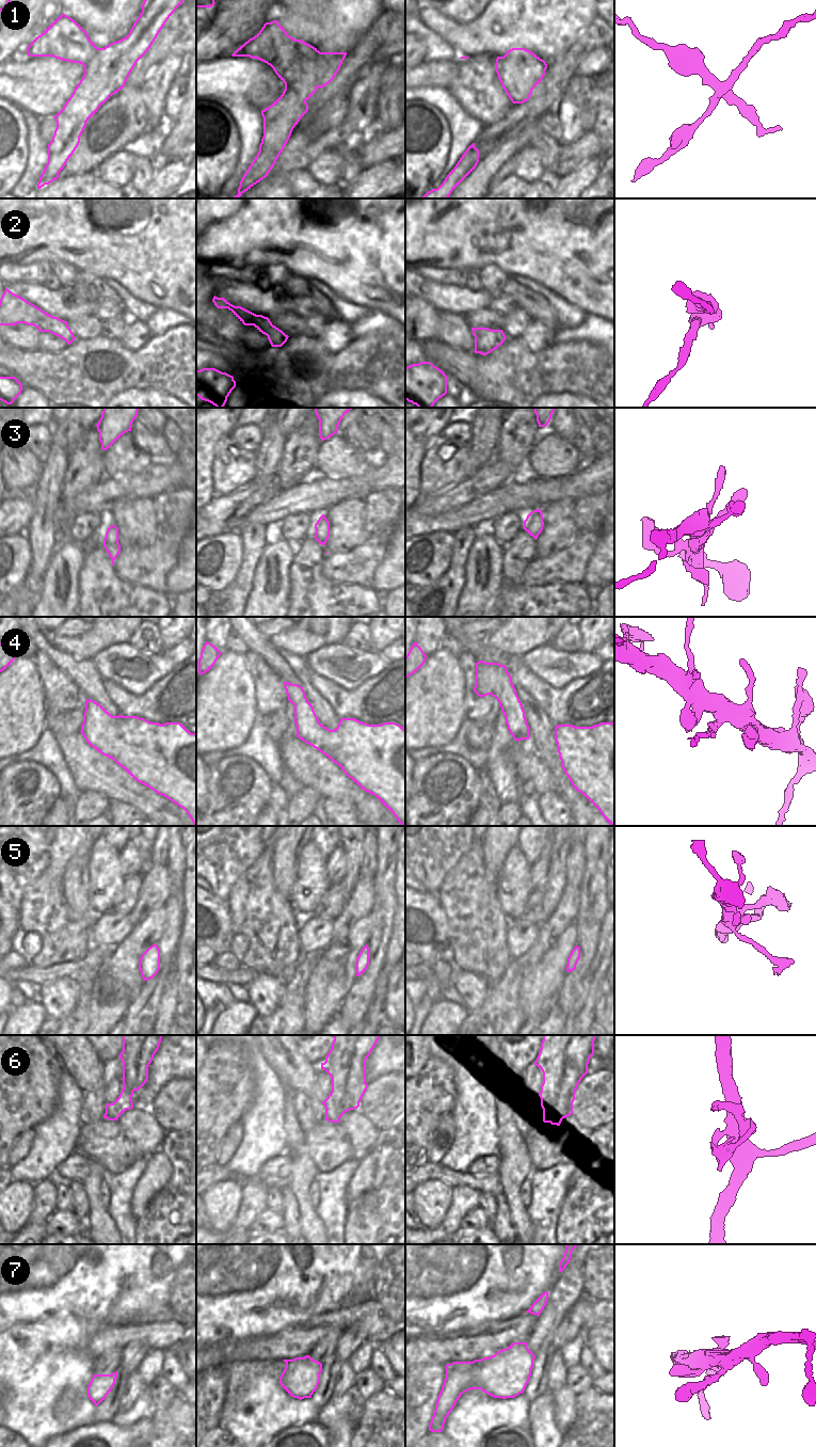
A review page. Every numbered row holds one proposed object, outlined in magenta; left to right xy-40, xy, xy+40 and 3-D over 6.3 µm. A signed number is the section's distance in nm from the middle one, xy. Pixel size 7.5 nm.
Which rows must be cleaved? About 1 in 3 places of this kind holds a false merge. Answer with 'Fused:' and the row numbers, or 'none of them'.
Fused: 1, 2, 4, 6

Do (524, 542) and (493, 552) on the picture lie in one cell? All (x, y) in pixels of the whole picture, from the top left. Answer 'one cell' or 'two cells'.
two cells

